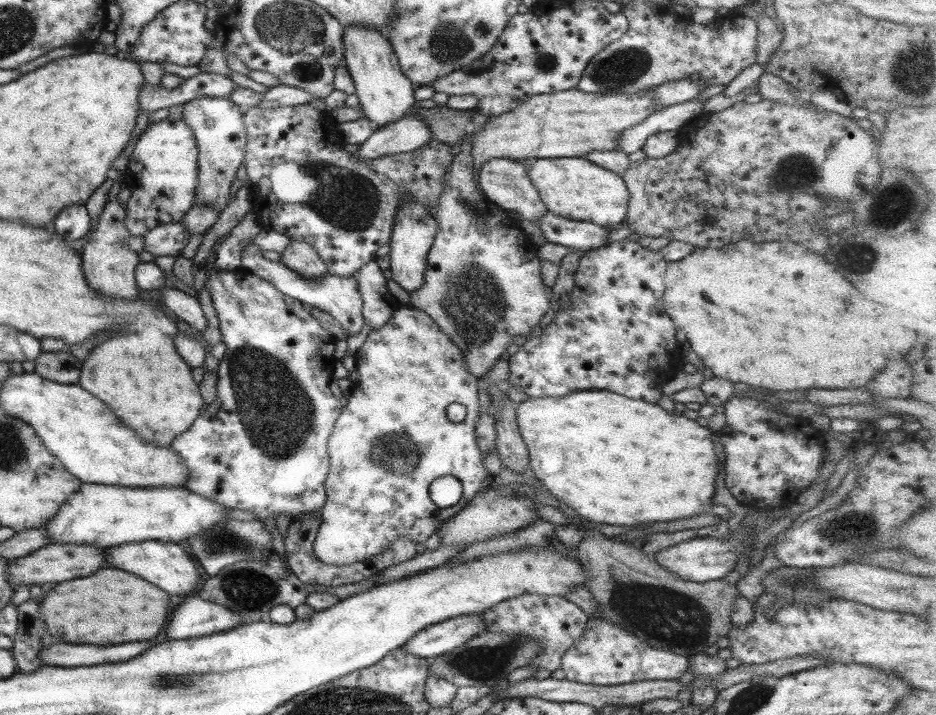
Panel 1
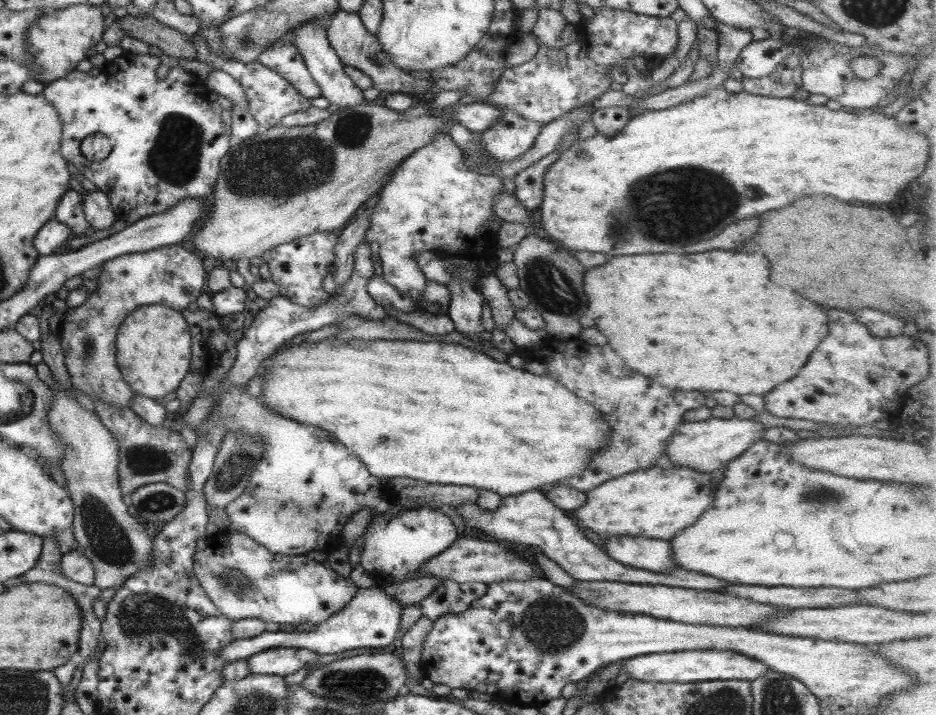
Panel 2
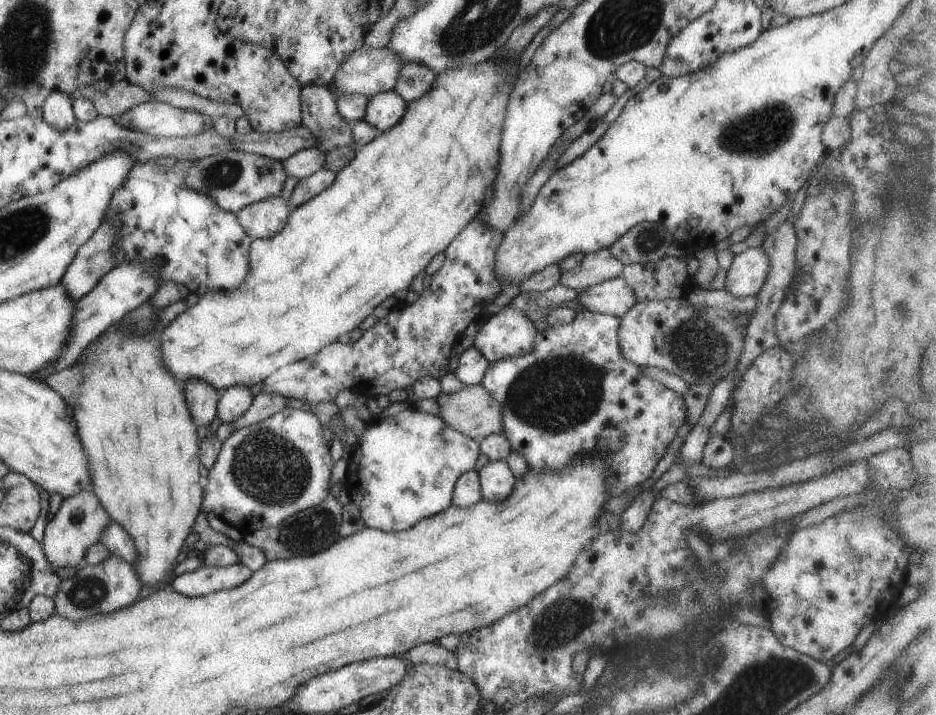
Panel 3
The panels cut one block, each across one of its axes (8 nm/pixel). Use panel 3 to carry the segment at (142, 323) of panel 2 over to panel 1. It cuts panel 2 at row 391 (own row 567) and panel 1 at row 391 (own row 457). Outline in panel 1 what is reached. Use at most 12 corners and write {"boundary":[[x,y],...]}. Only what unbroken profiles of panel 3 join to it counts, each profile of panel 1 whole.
{"boundary":[[109,338],[77,384],[165,448],[205,406],[171,338]]}

